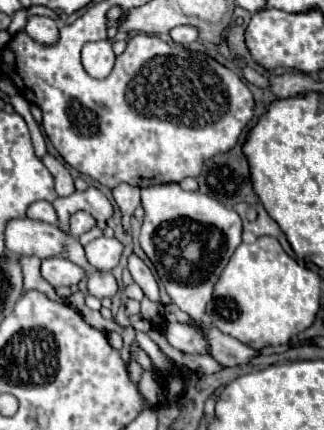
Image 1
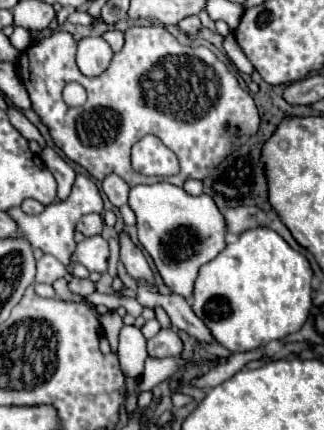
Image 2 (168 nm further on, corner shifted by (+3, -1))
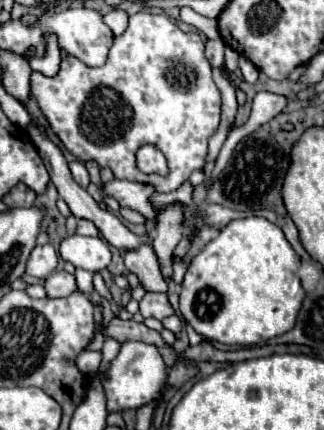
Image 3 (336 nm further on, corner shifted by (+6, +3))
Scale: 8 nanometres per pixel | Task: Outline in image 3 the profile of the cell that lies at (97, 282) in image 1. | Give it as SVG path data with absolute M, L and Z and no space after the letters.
M52 272L46 280L46 292L50 298L70 296L76 290L76 278L68 272Z

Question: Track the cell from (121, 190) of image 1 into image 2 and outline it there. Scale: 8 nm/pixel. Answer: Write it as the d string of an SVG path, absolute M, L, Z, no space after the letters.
M109 174L103 180L103 192L107 194L107 198L111 200L113 206L123 206L127 202L127 194L129 194L129 186L117 176L117 174Z

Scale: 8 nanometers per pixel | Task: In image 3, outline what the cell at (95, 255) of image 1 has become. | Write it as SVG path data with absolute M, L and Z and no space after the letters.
M68 236L60 246L60 256L66 262L72 262L76 268L84 268L90 272L100 272L110 264L110 248L102 238L90 236Z

